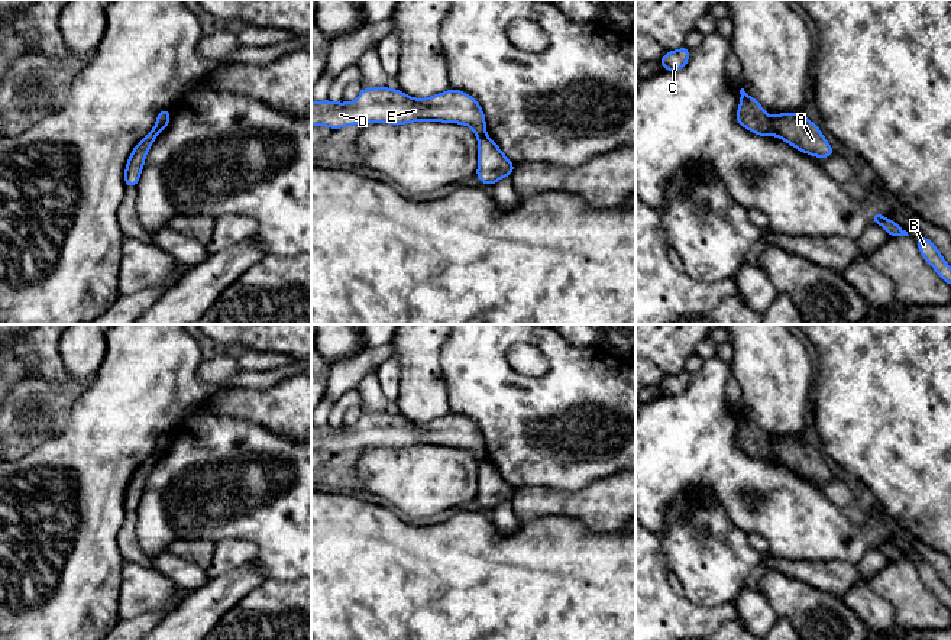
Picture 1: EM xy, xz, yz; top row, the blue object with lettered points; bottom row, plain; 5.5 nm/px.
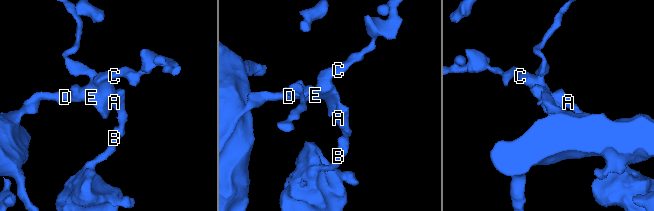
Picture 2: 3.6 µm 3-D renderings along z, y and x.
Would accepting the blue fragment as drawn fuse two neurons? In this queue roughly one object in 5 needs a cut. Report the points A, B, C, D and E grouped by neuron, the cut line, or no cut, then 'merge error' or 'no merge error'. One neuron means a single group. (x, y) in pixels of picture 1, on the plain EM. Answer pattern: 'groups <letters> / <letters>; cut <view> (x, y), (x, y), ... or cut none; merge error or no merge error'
groups A B / C D E; cut yz (770, 443), (775, 458); merge error

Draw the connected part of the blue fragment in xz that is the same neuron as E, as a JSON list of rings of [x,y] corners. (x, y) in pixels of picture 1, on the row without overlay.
[[[362,411],[359,421],[350,427],[333,427],[329,423],[318,427],[311,426],[311,450],[330,450],[336,455],[345,450],[365,447],[404,449],[411,446],[460,447],[469,450],[478,463],[486,460],[485,439],[481,429],[472,420],[456,413],[449,413],[441,418],[427,423],[414,423],[401,417],[398,413]]]

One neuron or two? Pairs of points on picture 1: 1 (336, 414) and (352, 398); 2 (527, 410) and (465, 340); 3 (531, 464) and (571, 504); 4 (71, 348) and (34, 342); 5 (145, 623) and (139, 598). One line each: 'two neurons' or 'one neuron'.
1: one neuron
2: one neuron
3: two neurons
4: two neurons
5: two neurons

